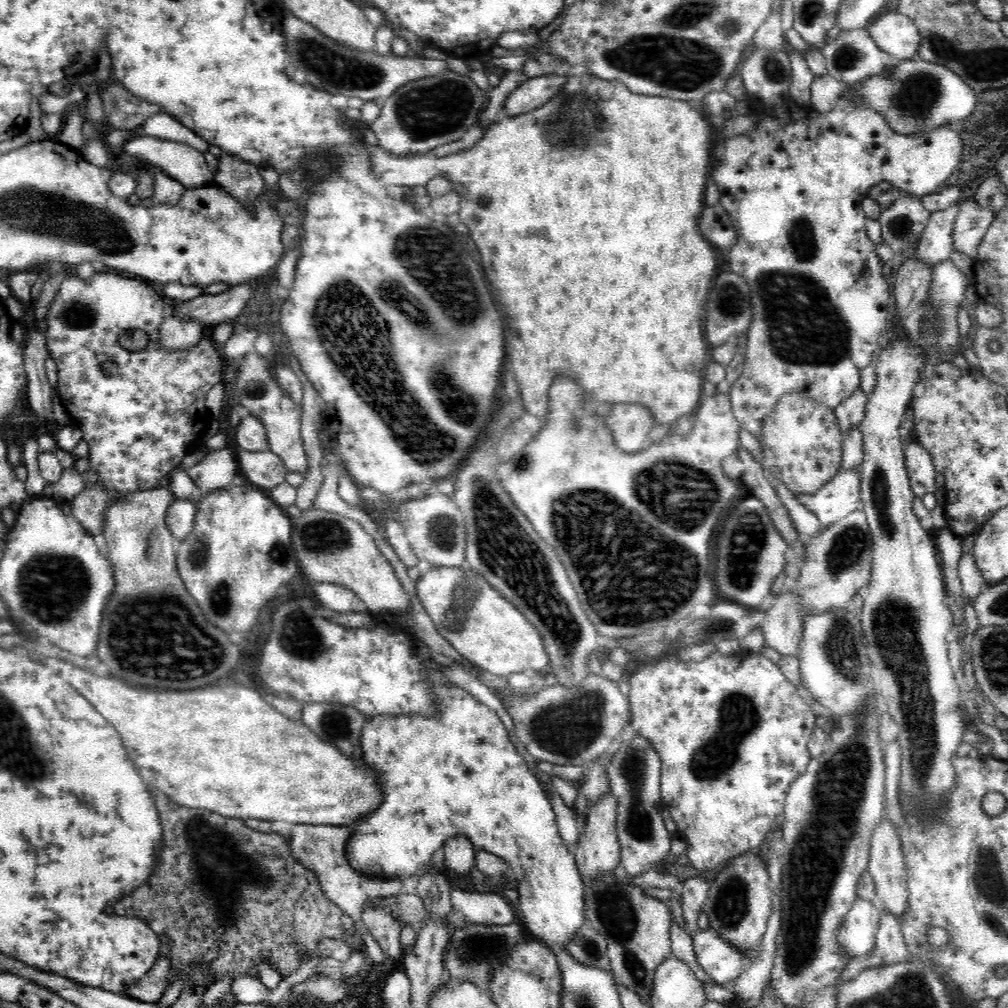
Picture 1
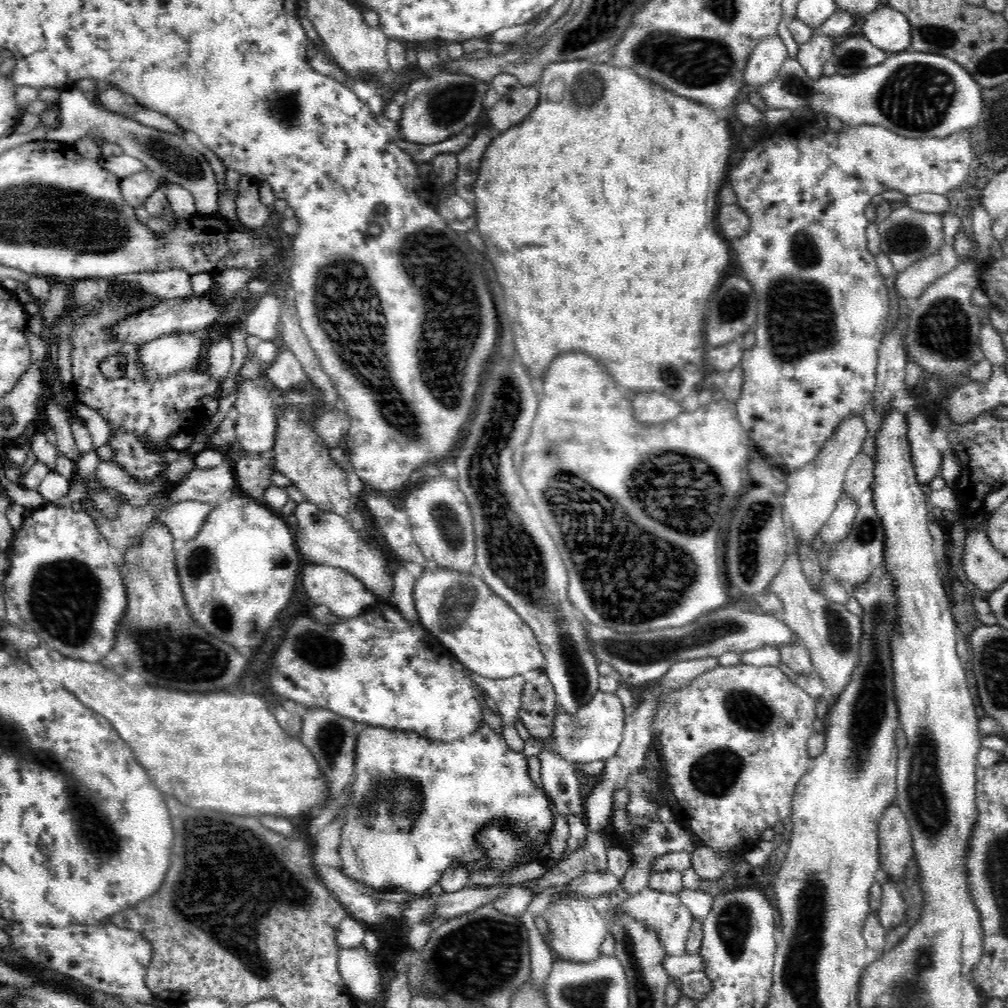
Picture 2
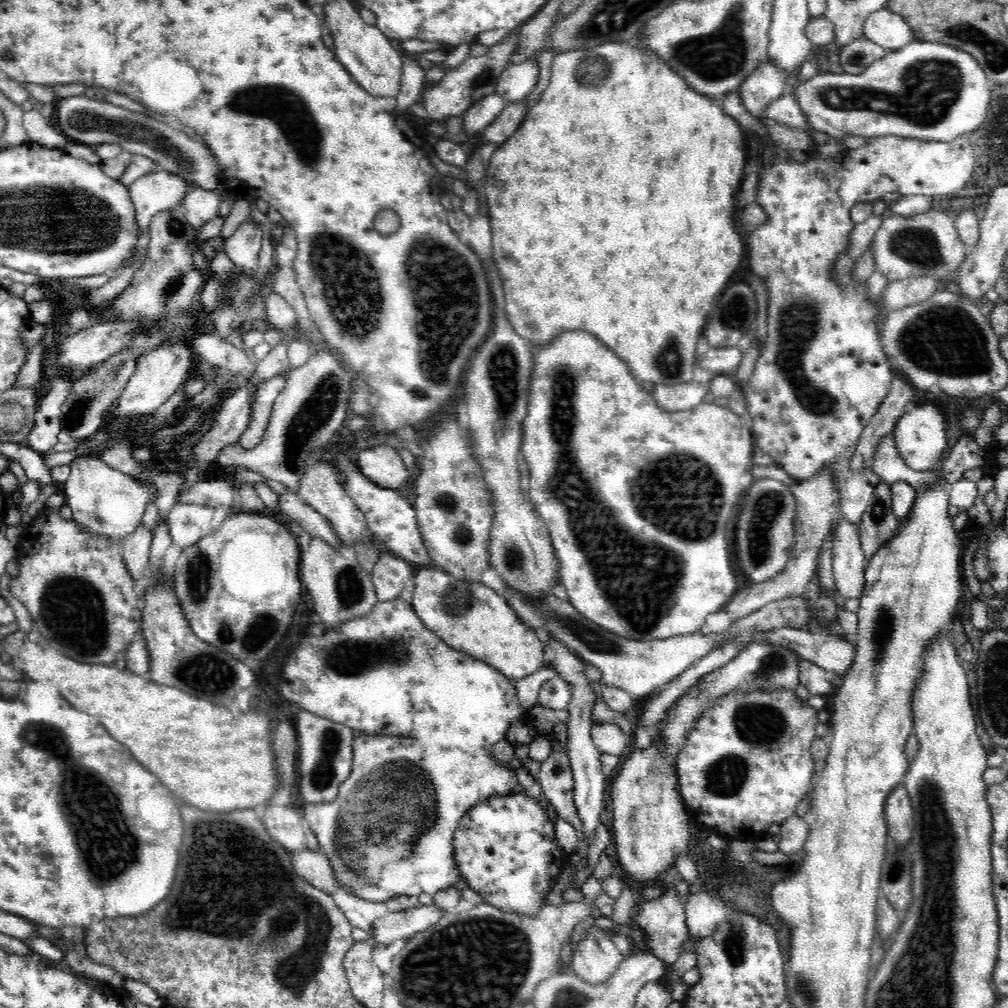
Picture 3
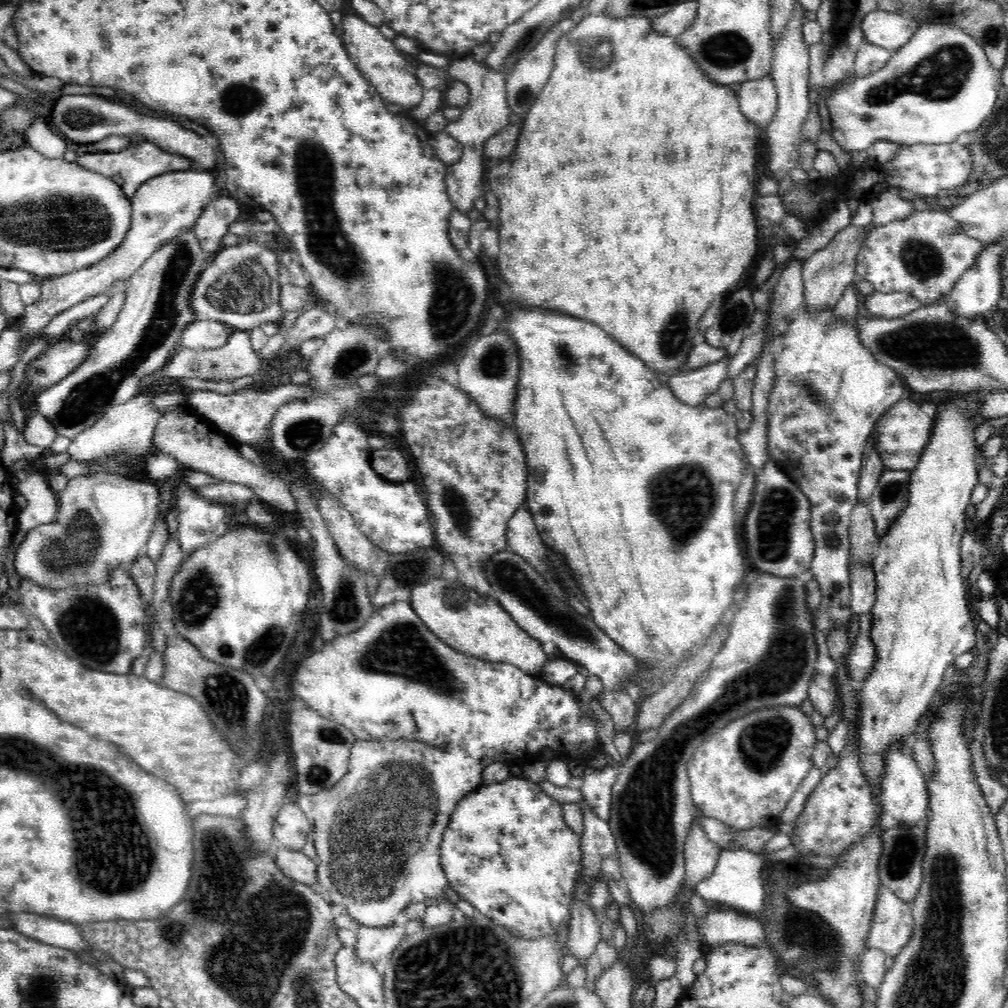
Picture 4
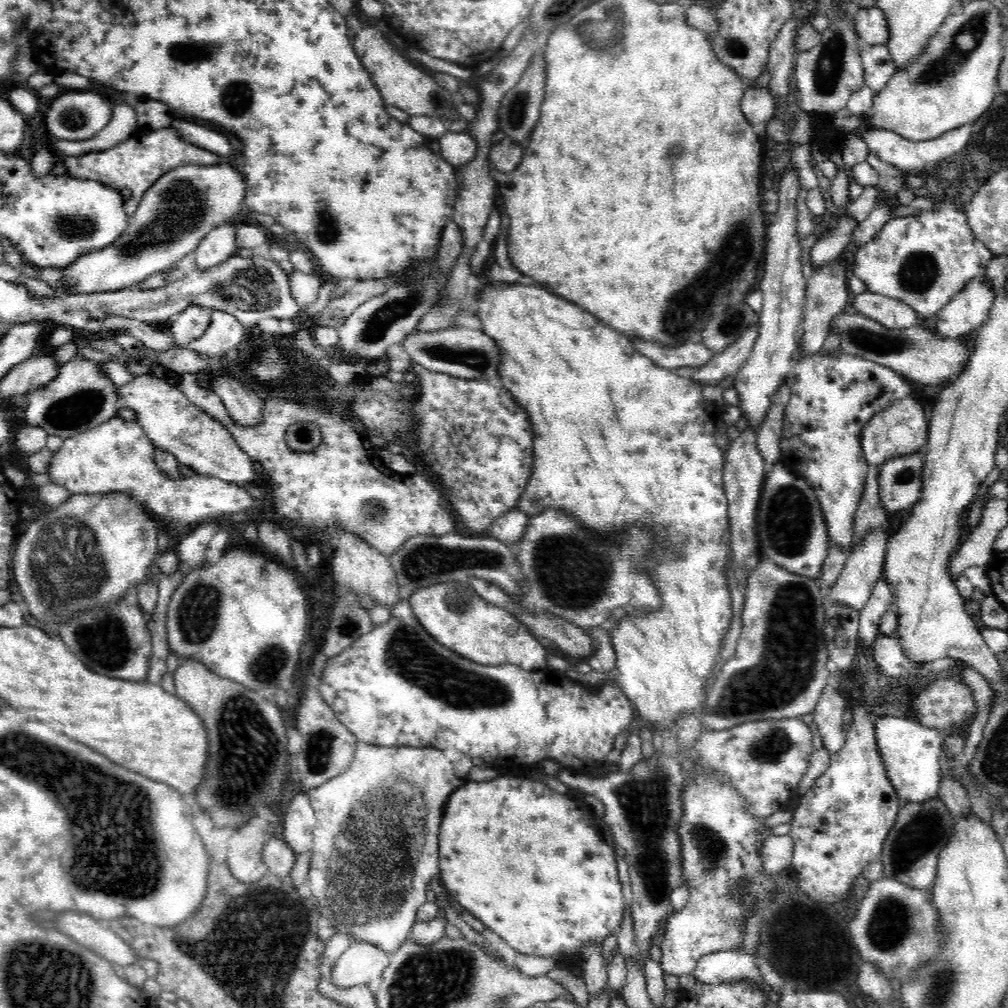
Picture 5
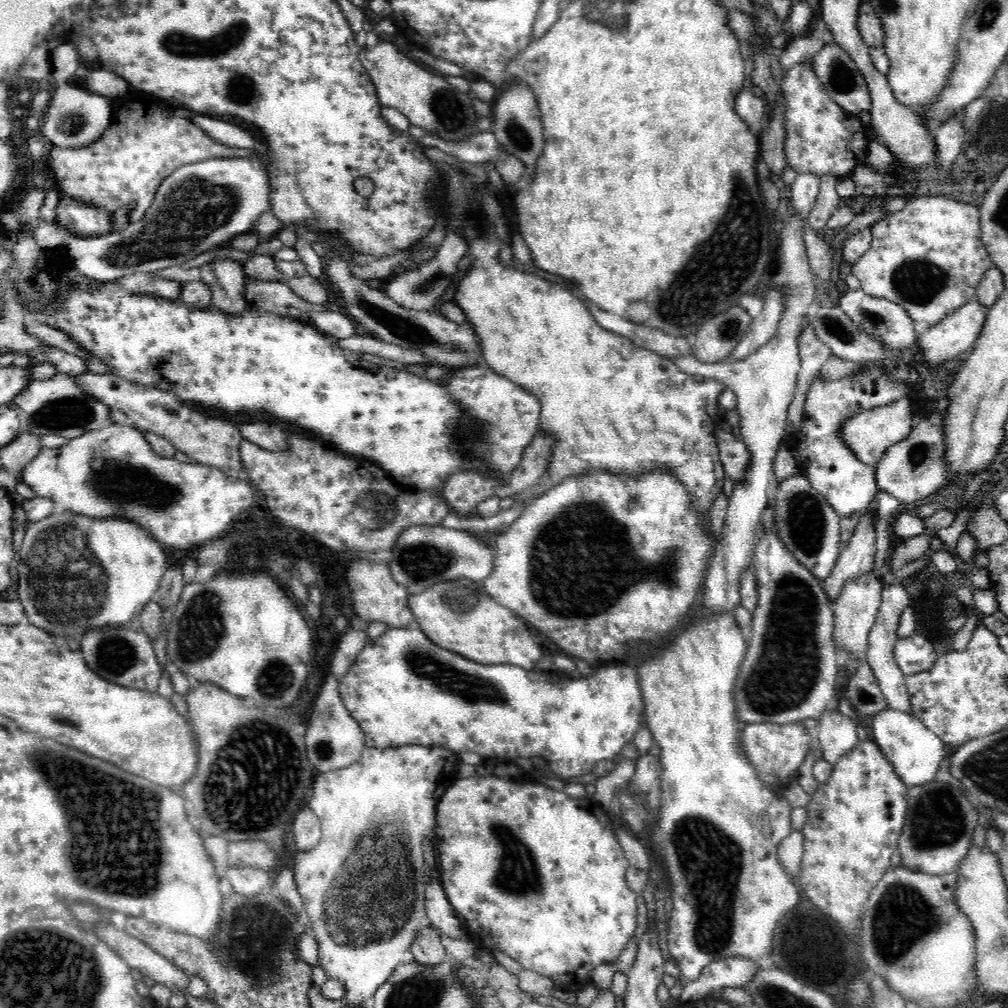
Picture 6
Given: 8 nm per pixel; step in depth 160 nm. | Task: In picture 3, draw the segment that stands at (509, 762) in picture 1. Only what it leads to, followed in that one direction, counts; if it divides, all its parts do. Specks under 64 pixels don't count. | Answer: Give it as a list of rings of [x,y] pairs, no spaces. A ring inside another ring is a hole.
[[[361,733],[353,742],[353,765],[350,776],[340,785],[338,796],[329,803],[306,803],[304,805],[304,825],[309,828],[319,842],[319,850],[327,854],[332,865],[336,882],[344,888],[348,888],[358,898],[368,902],[386,902],[390,898],[398,896],[420,896],[420,894],[434,895],[448,886],[453,886],[460,879],[460,871],[455,865],[453,857],[453,834],[459,820],[466,812],[470,812],[476,803],[489,799],[490,797],[510,796],[516,793],[524,793],[524,788],[518,783],[515,768],[509,768],[509,764],[496,762],[490,756],[490,750],[480,752],[467,752],[466,750],[451,751],[447,748],[432,746],[423,743],[419,739],[403,737],[402,735],[390,736],[368,736]],[[594,924],[588,929],[582,944],[575,951],[572,949],[572,954],[569,968],[590,984],[608,982],[625,958],[608,933]]]

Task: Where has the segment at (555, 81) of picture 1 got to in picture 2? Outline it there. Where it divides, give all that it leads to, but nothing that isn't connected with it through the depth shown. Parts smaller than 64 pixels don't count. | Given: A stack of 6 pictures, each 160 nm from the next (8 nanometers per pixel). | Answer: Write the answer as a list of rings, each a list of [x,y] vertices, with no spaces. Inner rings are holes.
[[[534,85],[520,87],[514,92],[499,99],[499,102],[488,112],[489,126],[498,132],[506,132],[528,118],[539,102],[539,90]]]

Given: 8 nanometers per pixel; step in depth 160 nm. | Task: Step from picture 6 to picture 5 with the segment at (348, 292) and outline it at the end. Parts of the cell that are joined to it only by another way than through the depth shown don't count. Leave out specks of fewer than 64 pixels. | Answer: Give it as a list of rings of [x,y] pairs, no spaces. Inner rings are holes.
[[[455,324],[453,327],[435,331],[412,331],[400,343],[410,359],[432,372],[443,372],[468,380],[478,379],[500,383],[500,349],[496,341],[482,331]]]

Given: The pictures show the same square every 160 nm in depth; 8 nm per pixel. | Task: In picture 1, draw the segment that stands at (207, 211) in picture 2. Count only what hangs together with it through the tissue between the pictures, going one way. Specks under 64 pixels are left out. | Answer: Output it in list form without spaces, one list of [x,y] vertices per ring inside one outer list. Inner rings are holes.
[[[132,135],[125,142],[124,150],[130,156],[147,160],[155,169],[161,170],[168,177],[180,182],[185,190],[205,188],[206,185],[215,184],[215,175],[210,171],[204,154],[187,144],[164,140],[158,137]]]

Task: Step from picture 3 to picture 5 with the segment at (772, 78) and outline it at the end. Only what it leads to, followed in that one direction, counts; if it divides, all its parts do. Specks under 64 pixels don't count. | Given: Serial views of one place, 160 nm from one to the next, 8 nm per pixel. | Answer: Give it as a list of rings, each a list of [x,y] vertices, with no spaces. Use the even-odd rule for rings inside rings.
[[[750,87],[744,90],[741,110],[749,123],[761,130],[767,122],[775,117],[776,103],[769,90],[762,87]]]

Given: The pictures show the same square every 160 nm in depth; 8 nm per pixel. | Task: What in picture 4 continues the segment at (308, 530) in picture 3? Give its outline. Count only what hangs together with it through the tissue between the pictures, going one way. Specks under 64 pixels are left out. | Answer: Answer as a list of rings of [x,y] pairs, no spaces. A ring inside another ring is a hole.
[[[180,405],[171,411],[160,409],[162,415],[156,423],[153,444],[159,452],[172,455],[185,469],[197,470],[210,474],[212,478],[221,481],[238,482],[249,486],[260,501],[268,501],[281,512],[298,512],[296,499],[290,487],[274,475],[268,467],[257,465],[246,459],[234,445],[234,440],[224,431],[219,432],[216,425],[188,405]]]

